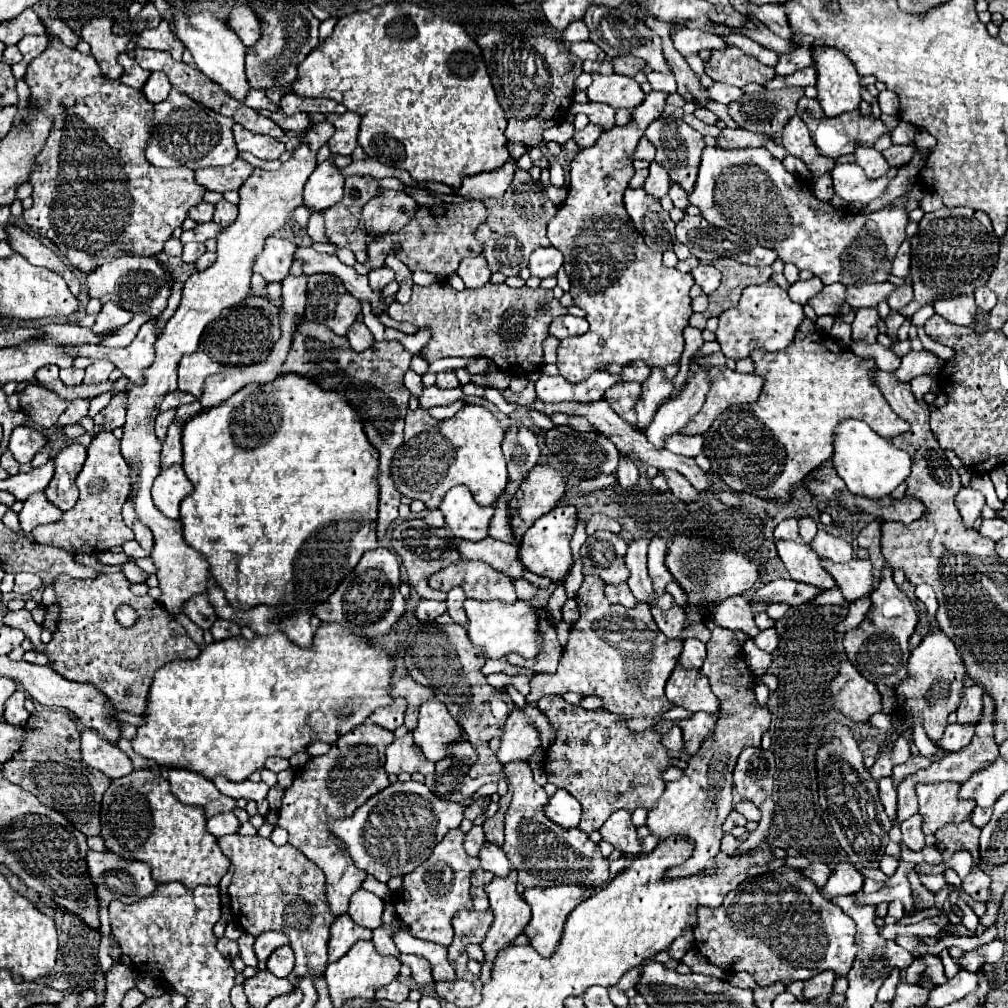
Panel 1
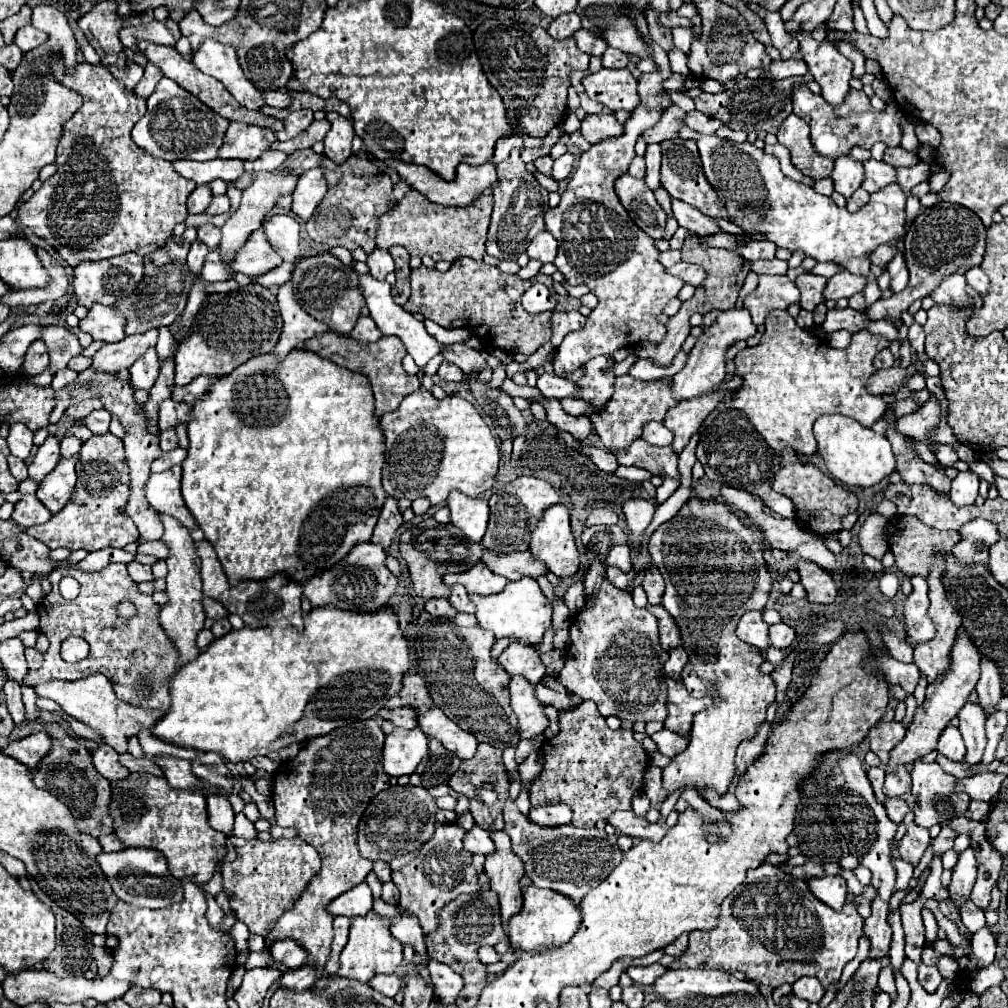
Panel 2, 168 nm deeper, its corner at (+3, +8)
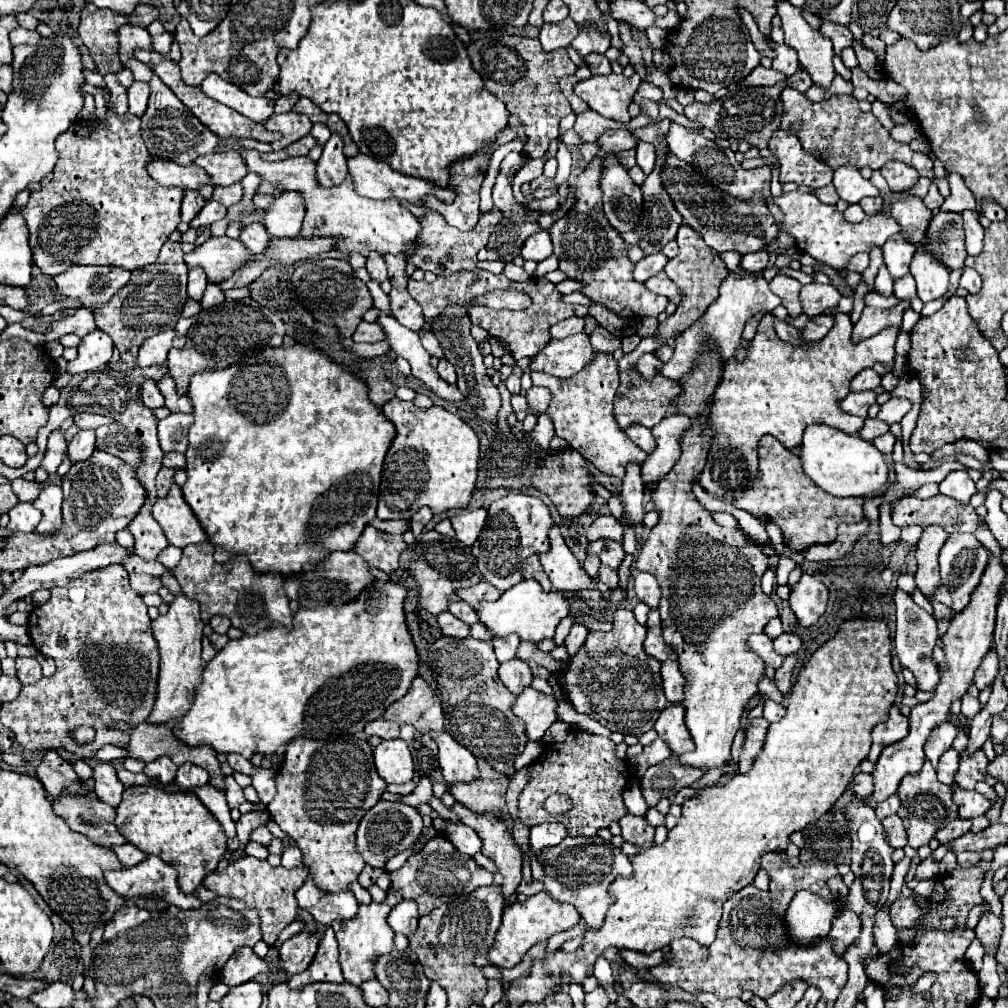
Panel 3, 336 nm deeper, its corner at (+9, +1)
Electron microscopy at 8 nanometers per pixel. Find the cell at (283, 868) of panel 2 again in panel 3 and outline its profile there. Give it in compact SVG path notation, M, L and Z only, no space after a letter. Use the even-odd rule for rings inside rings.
M246 855L246 857L230 863L222 873L210 873L204 879L204 887L218 893L218 895L238 899L238 901L246 903L248 909L254 909L260 915L262 941L272 945L284 927L288 927L296 919L296 913L298 913L296 889L300 889L304 885L306 877L308 877L306 865L286 869L282 865L274 867L268 861L260 861L256 857Z

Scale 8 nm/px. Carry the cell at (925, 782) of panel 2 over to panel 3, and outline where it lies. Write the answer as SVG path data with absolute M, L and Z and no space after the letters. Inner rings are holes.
M924 761L924 767L914 777L904 777L902 785L898 787L898 797L902 797L902 805L898 809L898 815L904 821L906 833L908 833L908 845L918 849L922 845L928 845L928 841L934 837L938 827L948 825L958 817L958 805L952 801L952 787L944 785L936 777L936 769L930 765L930 761Z

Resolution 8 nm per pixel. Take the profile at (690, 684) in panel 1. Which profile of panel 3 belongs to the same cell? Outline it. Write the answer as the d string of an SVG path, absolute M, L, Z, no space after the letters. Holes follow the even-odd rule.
M666 705L666 709L660 713L656 725L656 733L660 739L664 739L674 755L682 755L690 749L694 749L694 743L690 741L690 733L684 725L684 709L682 705Z

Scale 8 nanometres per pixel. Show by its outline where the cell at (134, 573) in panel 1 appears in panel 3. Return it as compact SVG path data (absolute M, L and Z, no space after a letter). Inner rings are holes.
M132 573L130 575L130 587L136 591L136 593L156 593L160 589L160 579L158 577L152 577L152 575L146 575L146 573Z

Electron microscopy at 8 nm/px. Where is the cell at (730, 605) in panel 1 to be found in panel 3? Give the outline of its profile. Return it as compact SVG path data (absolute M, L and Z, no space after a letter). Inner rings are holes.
M752 633L746 643L748 643L750 649L754 649L754 653L756 653L766 665L770 665L770 667L774 667L774 669L778 669L778 667L782 665L784 657L778 655L778 653L772 649L772 639L770 639L768 635L764 635L764 633Z

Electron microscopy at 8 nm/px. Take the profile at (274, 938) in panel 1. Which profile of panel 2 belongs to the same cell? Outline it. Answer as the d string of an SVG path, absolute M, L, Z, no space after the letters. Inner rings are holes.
M374 718L354 722L348 728L344 726L306 742L298 756L284 762L274 774L272 800L276 808L276 822L284 828L296 828L298 836L320 852L322 868L312 878L304 894L300 894L296 906L274 924L266 940L276 936L300 942L300 946L308 950L308 960L316 962L320 968L320 976L316 980L320 988L324 988L328 980L322 976L322 968L330 954L334 918L326 912L326 906L342 892L364 882L374 864L358 854L356 826L370 800L390 782L390 776L382 770L382 746L384 732Z

